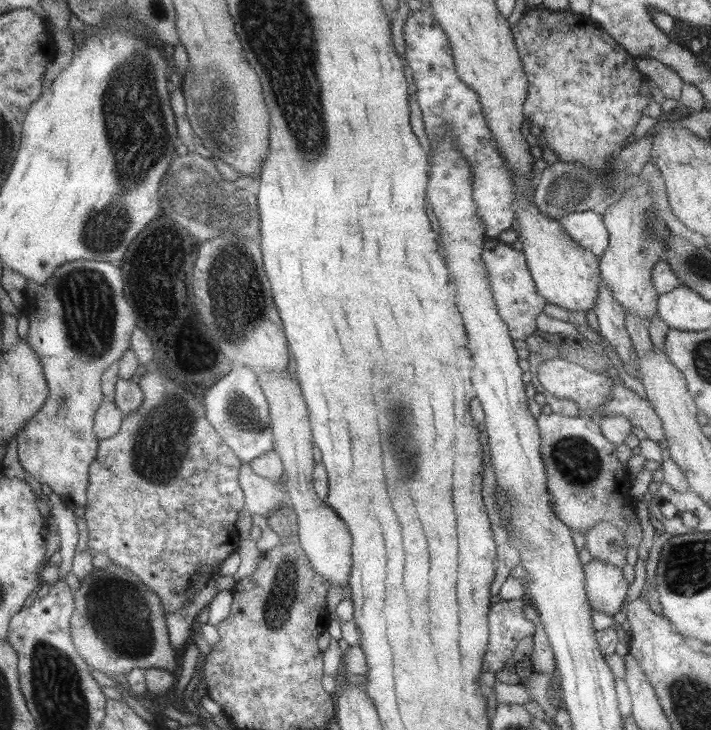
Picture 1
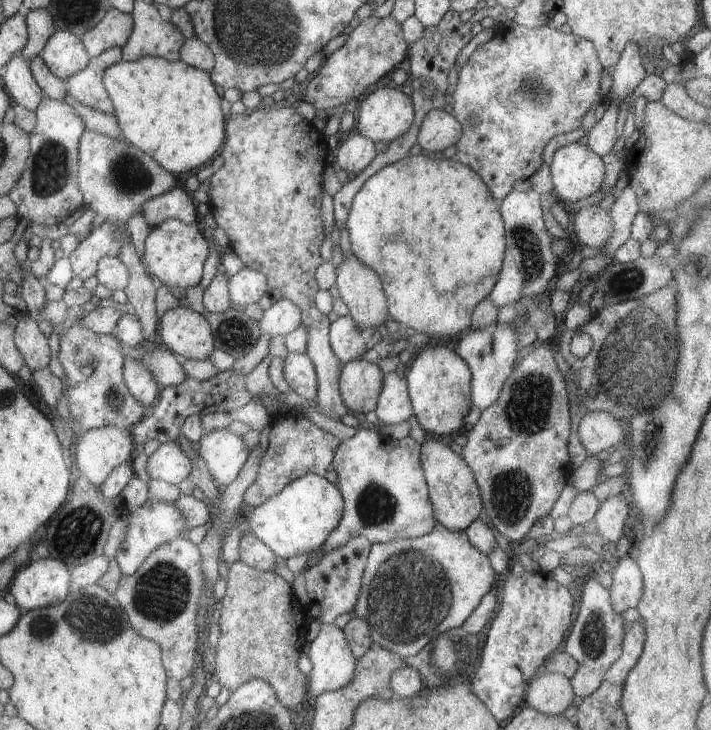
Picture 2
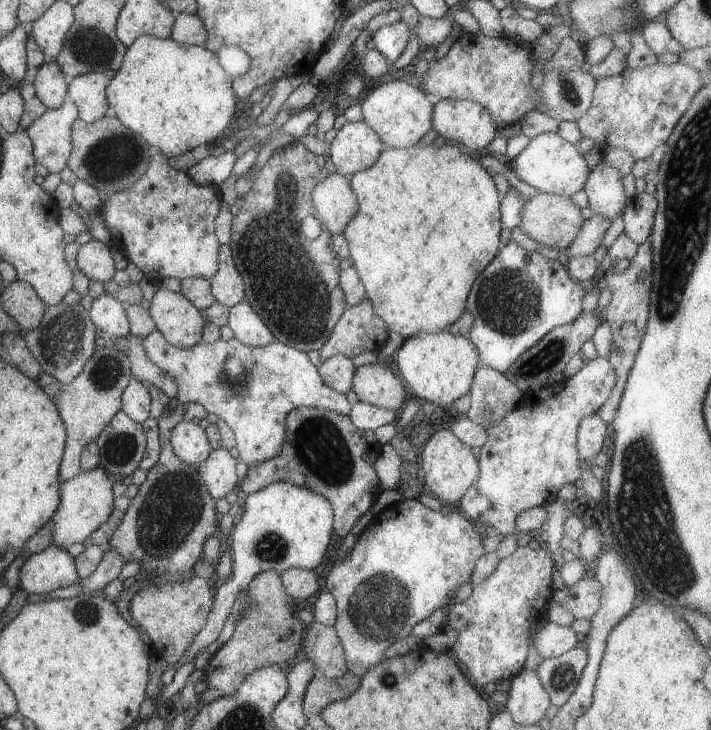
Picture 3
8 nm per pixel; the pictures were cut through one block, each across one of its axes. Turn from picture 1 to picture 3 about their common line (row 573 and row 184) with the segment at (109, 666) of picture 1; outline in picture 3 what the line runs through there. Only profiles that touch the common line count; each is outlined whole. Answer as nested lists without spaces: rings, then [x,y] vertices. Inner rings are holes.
[[[116,116],[102,117],[90,124],[78,118],[72,123],[71,136],[73,147],[67,166],[78,180],[89,182],[108,198],[134,186],[150,166],[150,145]]]

